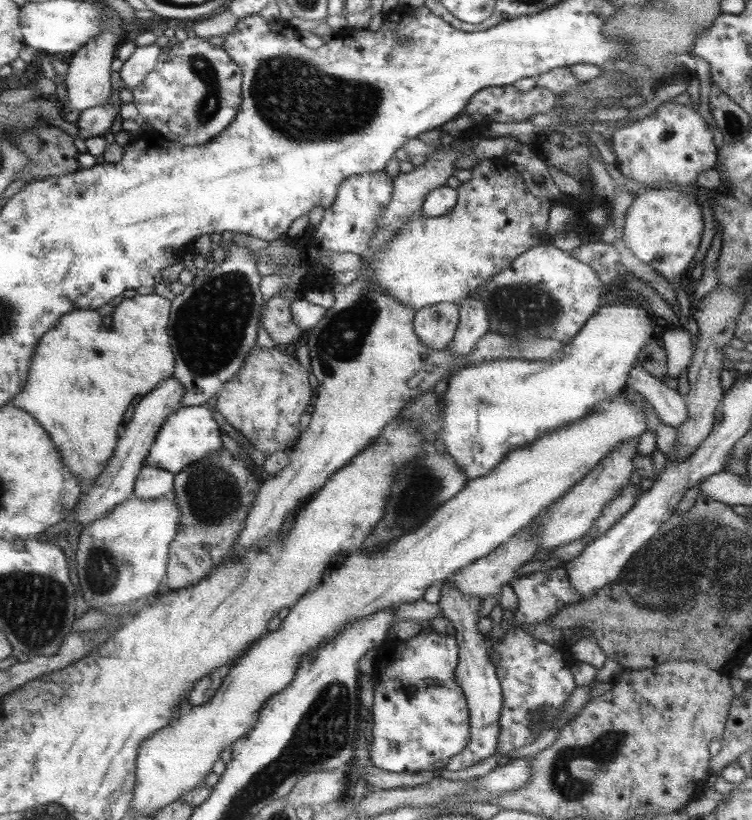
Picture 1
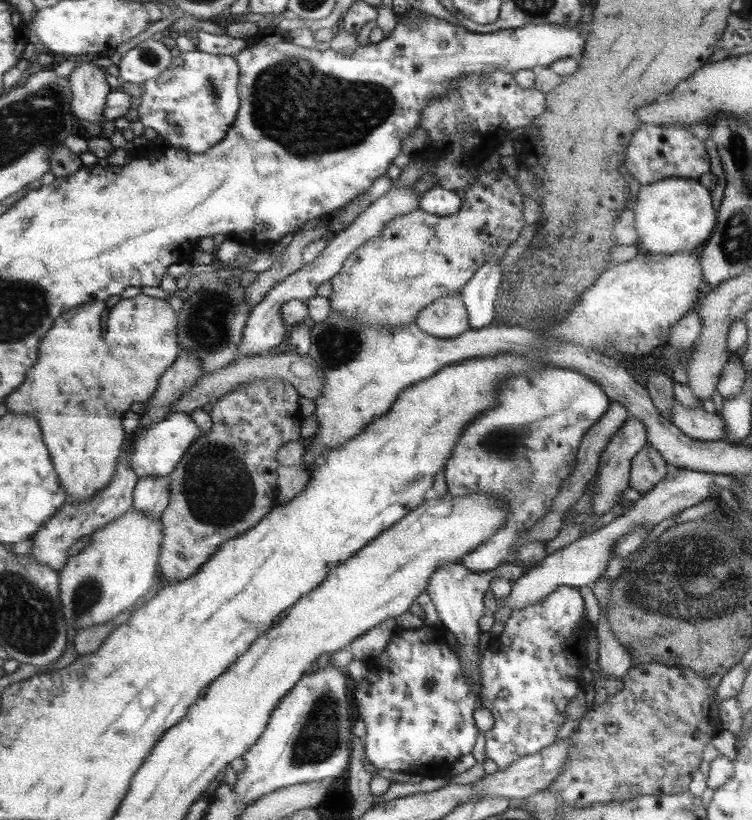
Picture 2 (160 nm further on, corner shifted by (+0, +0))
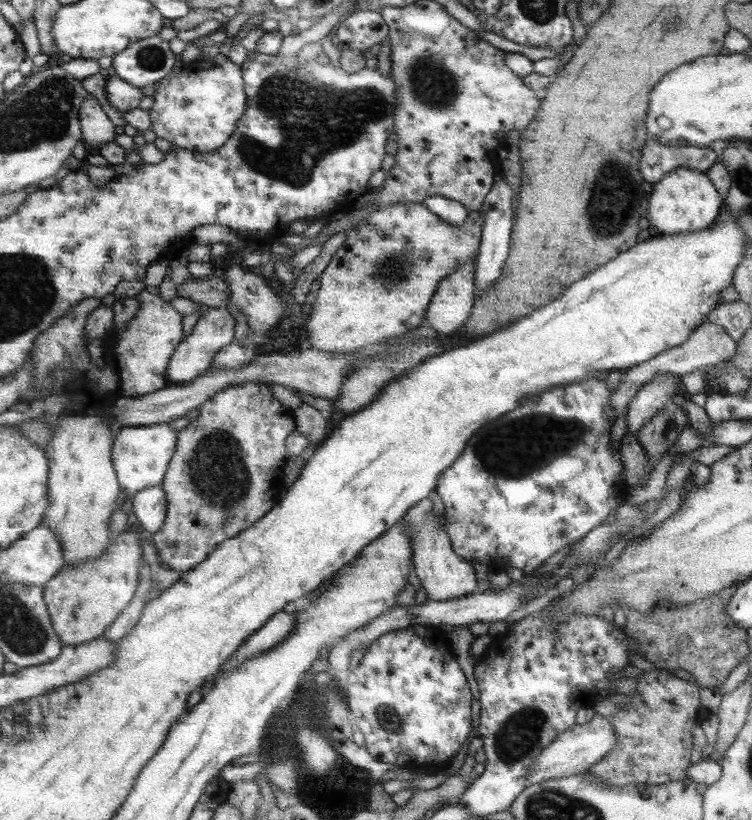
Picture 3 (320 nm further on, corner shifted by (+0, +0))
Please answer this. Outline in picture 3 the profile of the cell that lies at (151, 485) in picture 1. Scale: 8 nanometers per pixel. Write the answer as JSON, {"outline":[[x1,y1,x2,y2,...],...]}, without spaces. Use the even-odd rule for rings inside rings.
{"outline":[[162,485,138,492,133,498,138,526,150,535,162,530,168,516,168,500]]}

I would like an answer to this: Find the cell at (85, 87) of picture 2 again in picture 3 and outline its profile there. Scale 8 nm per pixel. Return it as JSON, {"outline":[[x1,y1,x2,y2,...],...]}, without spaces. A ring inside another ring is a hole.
{"outline":[[90,95,81,109,81,122,84,140,90,152,101,152,102,148,113,142,117,136,115,124,105,114,103,106,97,102,95,96]]}

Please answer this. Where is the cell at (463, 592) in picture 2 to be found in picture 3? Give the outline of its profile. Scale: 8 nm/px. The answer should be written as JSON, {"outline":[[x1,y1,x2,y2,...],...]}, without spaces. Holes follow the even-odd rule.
{"outline":[[431,497,420,500,404,518,412,536,412,561,414,571,422,580,427,597,434,601,457,599,471,594,476,585,473,567,469,562,457,556,452,548,451,538,446,530,435,520,435,502]]}

